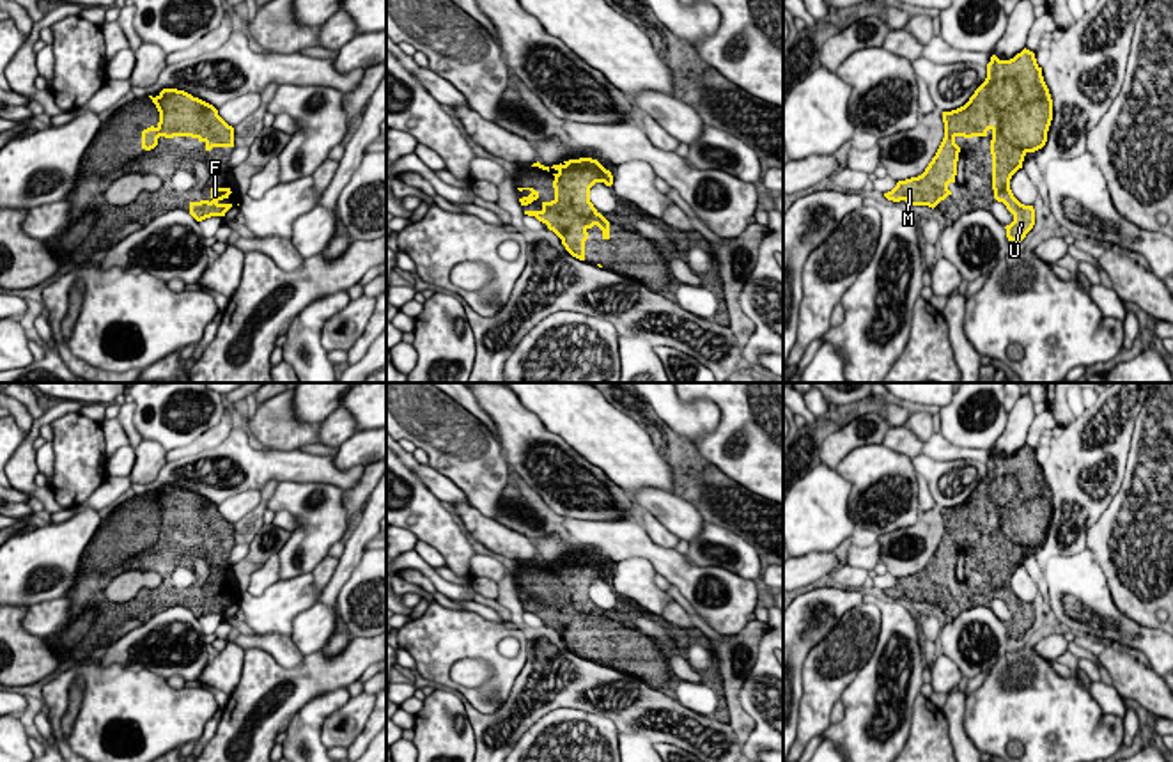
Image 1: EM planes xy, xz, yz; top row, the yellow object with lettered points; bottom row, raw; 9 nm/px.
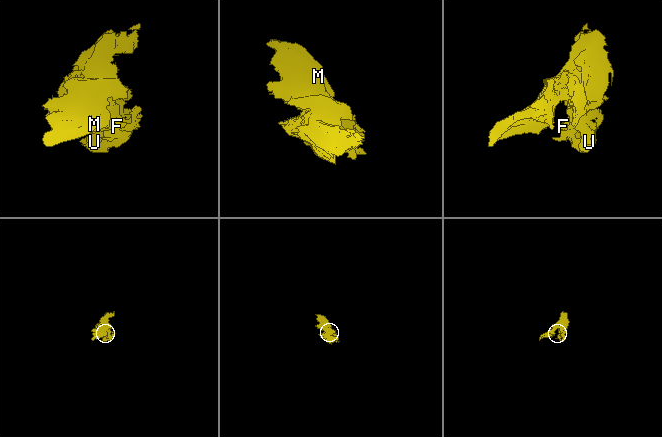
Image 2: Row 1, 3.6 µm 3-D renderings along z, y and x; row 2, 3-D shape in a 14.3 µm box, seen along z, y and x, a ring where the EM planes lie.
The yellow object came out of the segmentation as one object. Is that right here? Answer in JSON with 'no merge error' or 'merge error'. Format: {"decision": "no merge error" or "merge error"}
{"decision": "no merge error"}

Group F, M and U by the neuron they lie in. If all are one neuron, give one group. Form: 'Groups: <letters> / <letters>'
Groups: F M U

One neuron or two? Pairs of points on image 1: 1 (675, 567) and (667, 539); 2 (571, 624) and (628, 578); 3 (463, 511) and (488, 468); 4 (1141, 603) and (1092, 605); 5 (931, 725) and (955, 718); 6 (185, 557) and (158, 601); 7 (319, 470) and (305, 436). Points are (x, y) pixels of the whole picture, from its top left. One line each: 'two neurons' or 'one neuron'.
1: two neurons
2: two neurons
3: two neurons
4: two neurons
5: two neurons
6: one neuron
7: two neurons

